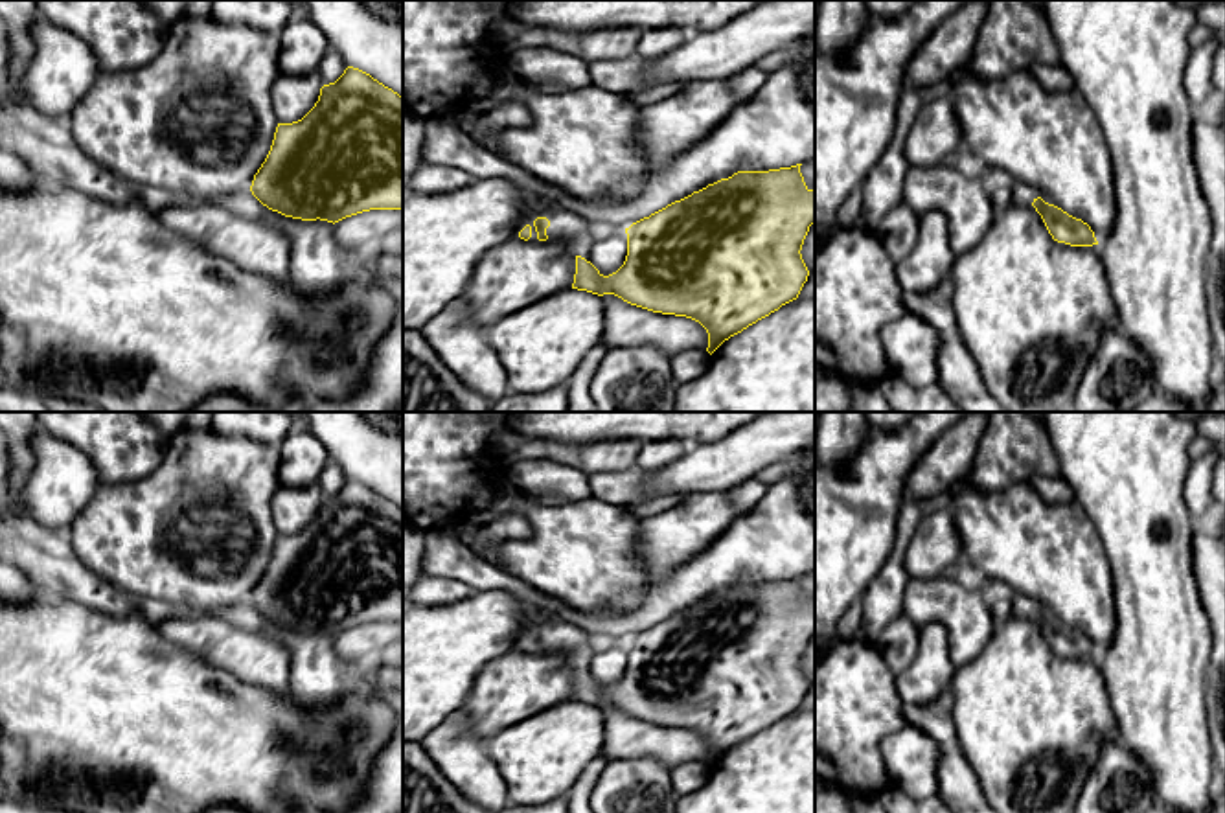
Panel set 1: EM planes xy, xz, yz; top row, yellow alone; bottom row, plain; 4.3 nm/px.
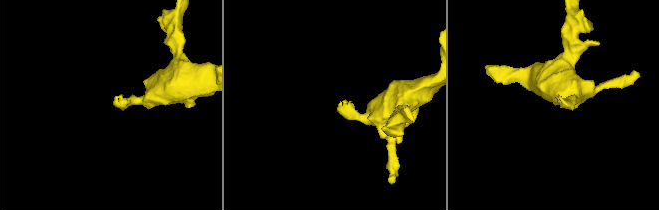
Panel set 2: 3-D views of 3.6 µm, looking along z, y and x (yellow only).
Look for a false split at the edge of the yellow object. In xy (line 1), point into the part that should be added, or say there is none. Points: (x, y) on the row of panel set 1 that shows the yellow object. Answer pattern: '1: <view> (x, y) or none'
1: none

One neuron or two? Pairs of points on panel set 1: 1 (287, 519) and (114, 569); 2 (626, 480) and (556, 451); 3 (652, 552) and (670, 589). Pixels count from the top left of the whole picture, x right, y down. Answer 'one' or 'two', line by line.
1: two
2: two
3: two

